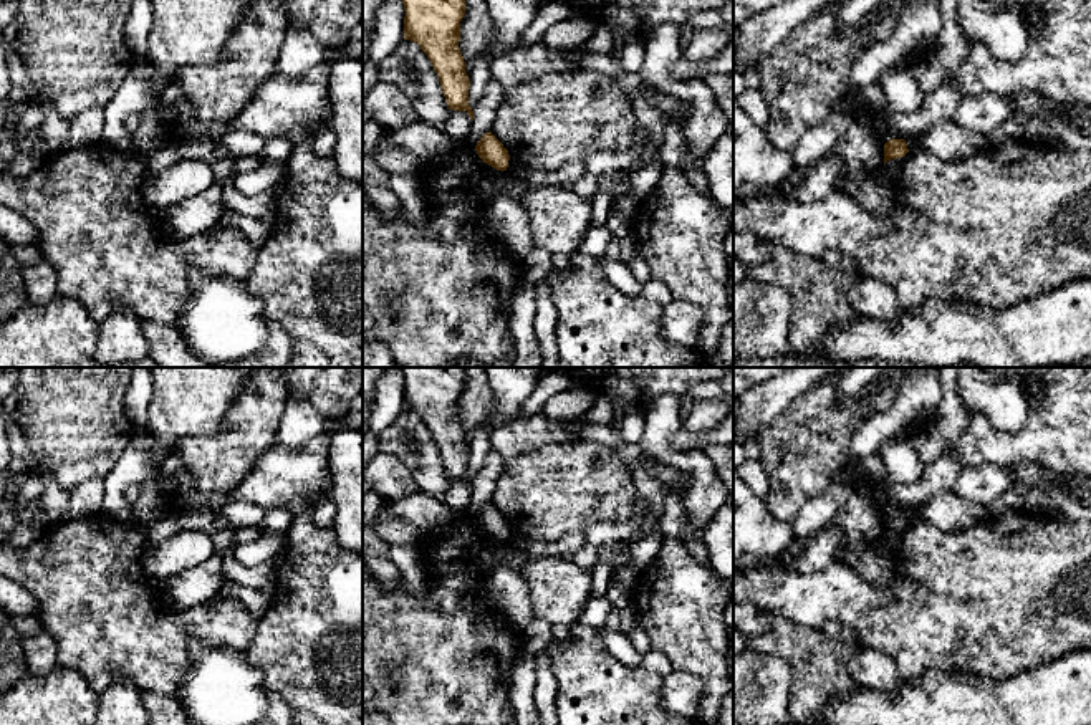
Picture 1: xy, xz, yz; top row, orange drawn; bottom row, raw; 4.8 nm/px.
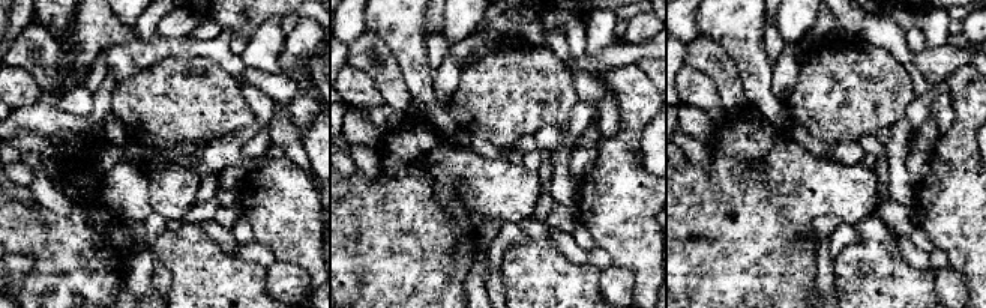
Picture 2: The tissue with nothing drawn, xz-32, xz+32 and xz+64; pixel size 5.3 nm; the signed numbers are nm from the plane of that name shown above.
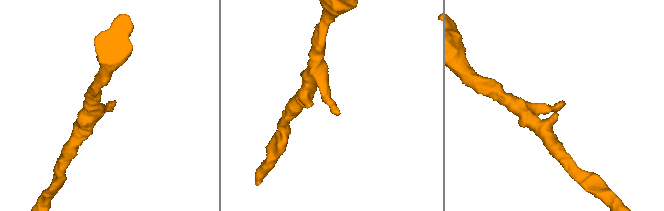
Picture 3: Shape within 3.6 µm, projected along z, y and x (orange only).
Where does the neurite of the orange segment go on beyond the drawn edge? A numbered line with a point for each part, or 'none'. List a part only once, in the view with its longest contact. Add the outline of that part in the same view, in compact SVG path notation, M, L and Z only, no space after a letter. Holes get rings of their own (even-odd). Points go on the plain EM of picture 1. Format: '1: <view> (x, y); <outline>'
none

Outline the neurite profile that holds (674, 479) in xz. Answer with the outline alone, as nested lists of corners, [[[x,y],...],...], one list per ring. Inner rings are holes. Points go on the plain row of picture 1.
[[[642,455],[641,462],[669,488],[682,492],[689,485],[689,478],[670,465],[661,463],[652,457]]]

